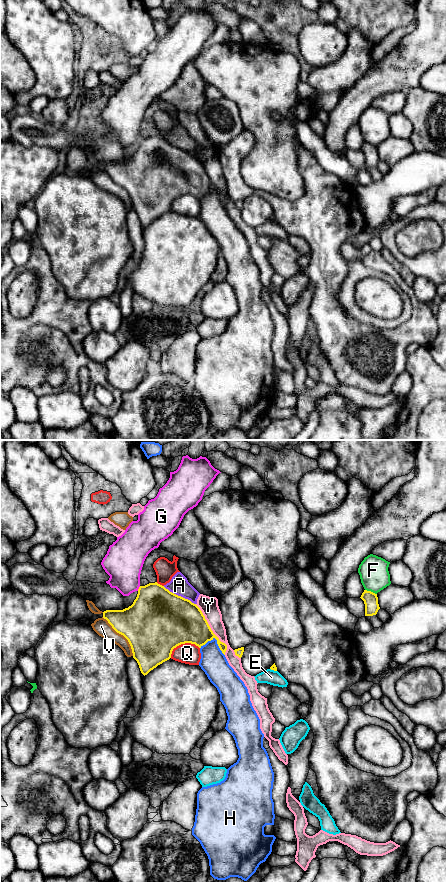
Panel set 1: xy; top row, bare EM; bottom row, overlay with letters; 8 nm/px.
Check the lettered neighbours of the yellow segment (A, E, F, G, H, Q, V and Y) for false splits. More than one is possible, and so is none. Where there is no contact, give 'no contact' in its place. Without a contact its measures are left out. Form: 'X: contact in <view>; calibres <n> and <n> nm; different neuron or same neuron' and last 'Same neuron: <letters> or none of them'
A: contact in xy; calibres 500 and 160 nm; different neuron
E: contact in xy; calibres 50 and 120 nm; different neuron
F: contact in xy; calibres 120 and 240 nm; different neuron
G: contact in xy; calibres 420 and 300 nm; different neuron
H: contact in xy; calibres 280 and 220 nm; different neuron
Q: contact in xy; calibres 480 and 170 nm; different neuron
V: contact in xy; calibres 460 and 130 nm; different neuron
Y: contact in xy; calibres 340 and 140 nm; different neuron
Same neuron: none of them

